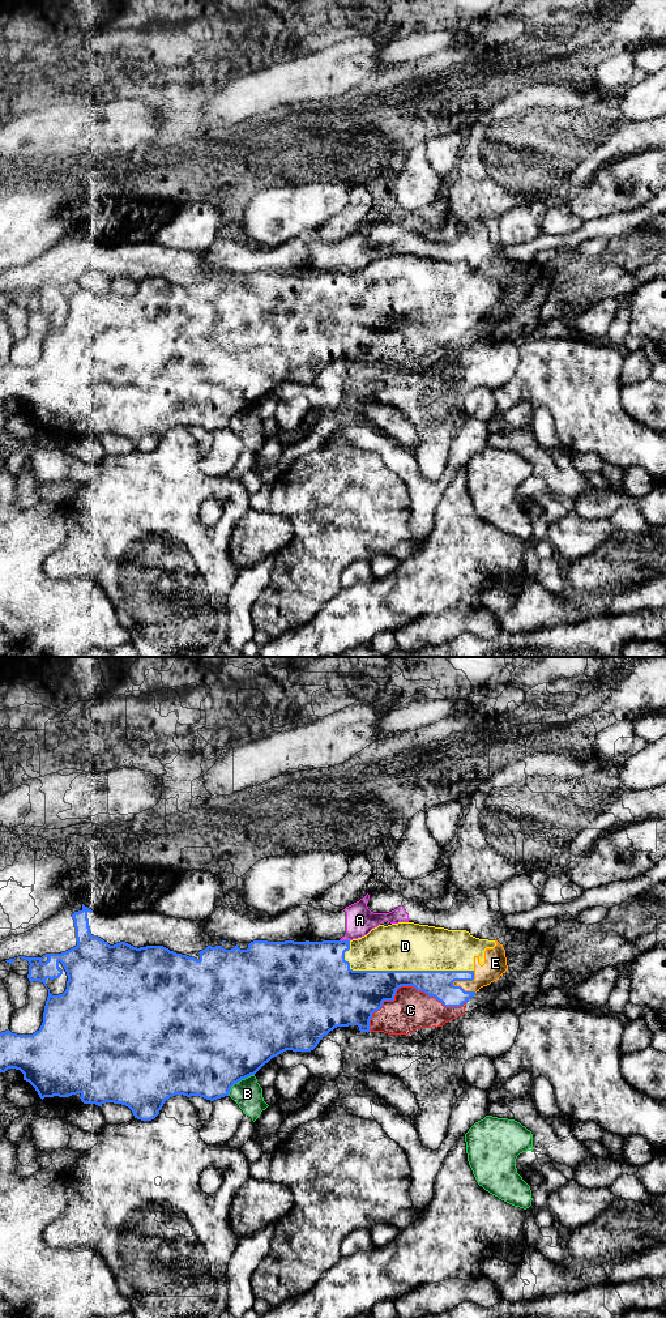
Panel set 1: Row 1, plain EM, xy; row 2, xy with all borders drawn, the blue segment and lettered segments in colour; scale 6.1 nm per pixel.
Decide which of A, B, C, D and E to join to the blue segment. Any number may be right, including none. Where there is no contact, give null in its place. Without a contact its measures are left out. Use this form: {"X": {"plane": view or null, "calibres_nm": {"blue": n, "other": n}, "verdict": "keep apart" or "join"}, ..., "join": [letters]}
{"A": {"plane": "xy", "calibres_nm": {"blue": 360, "other": 180}, "verdict": "keep apart"}, "B": {"plane": "xy", "calibres_nm": {"blue": 500, "other": 180}, "verdict": "keep apart"}, "C": {"plane": "xy", "calibres_nm": {"blue": 240, "other": 240}, "verdict": "join"}, "D": {"plane": "xy", "calibres_nm": {"blue": 220, "other": 300}, "verdict": "join"}, "E": {"plane": "xy", "calibres_nm": {"blue": 170, "other": 140}, "verdict": "join"}, "join": ["C", "D", "E"]}

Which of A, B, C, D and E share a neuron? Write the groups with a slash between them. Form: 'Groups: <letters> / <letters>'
Groups: A / B / C D E

